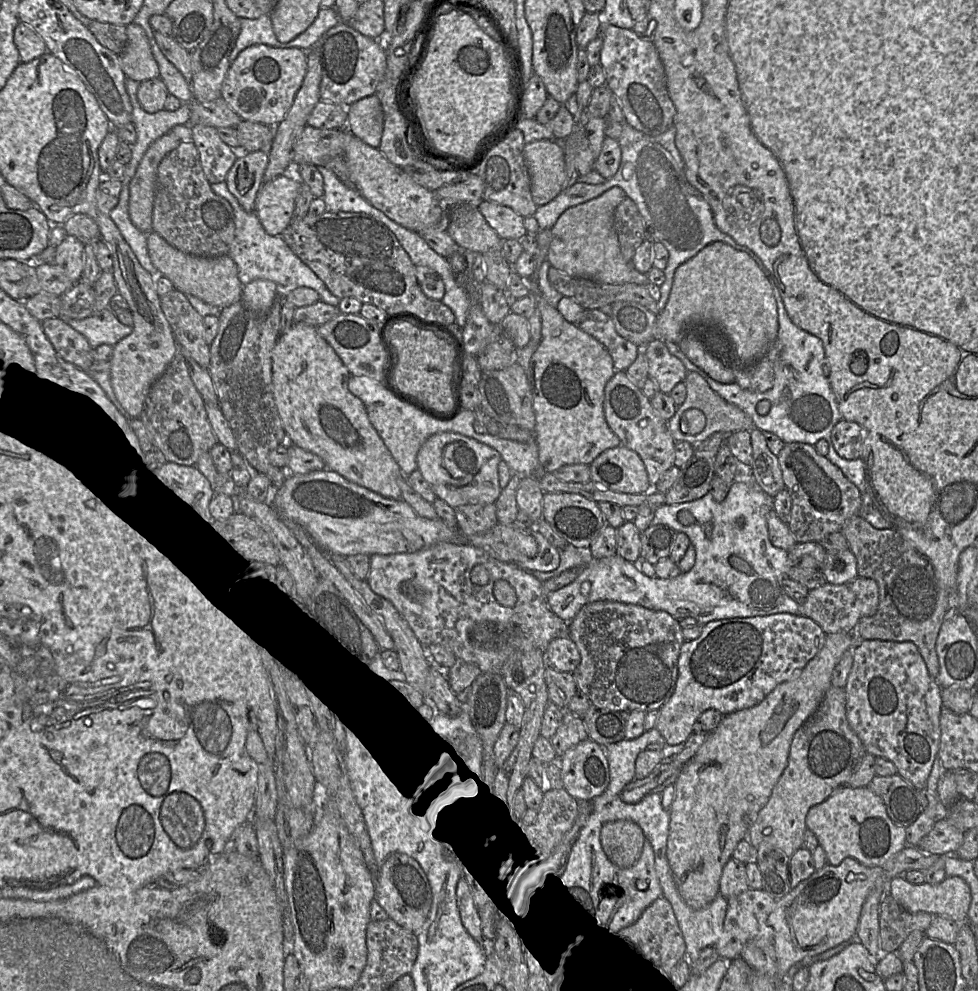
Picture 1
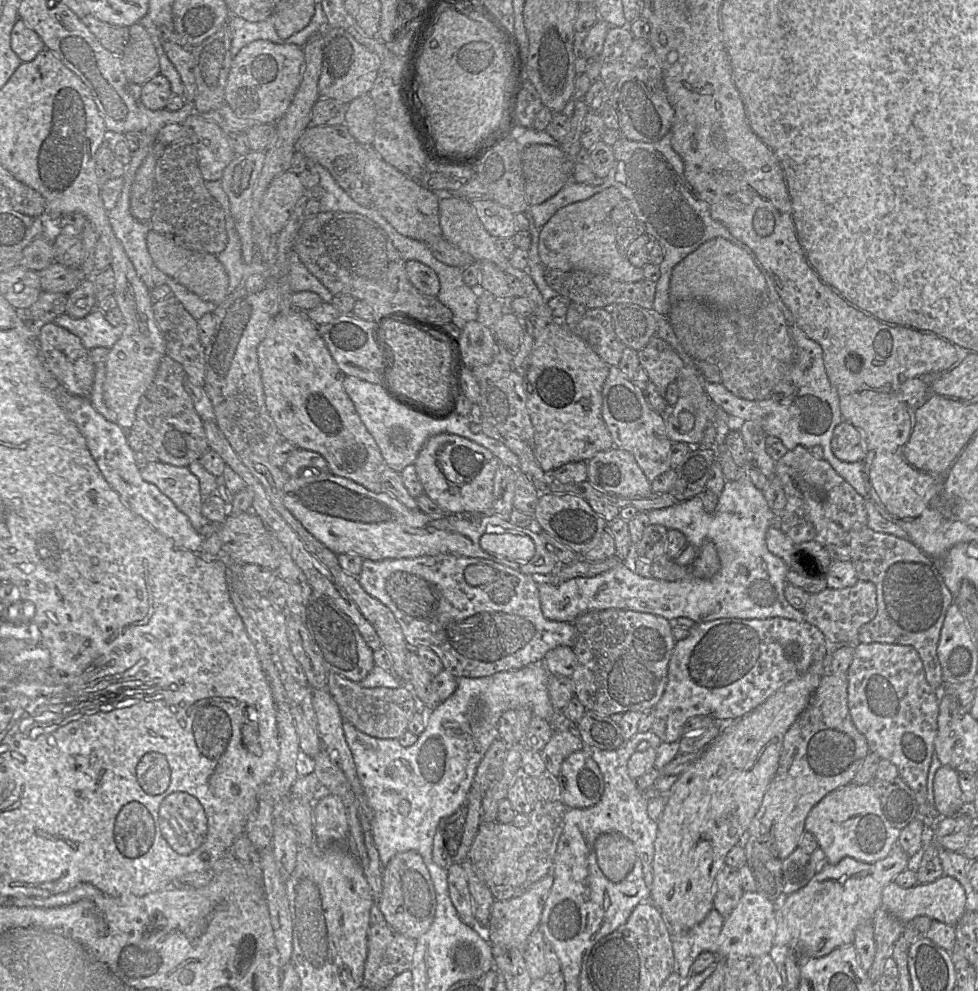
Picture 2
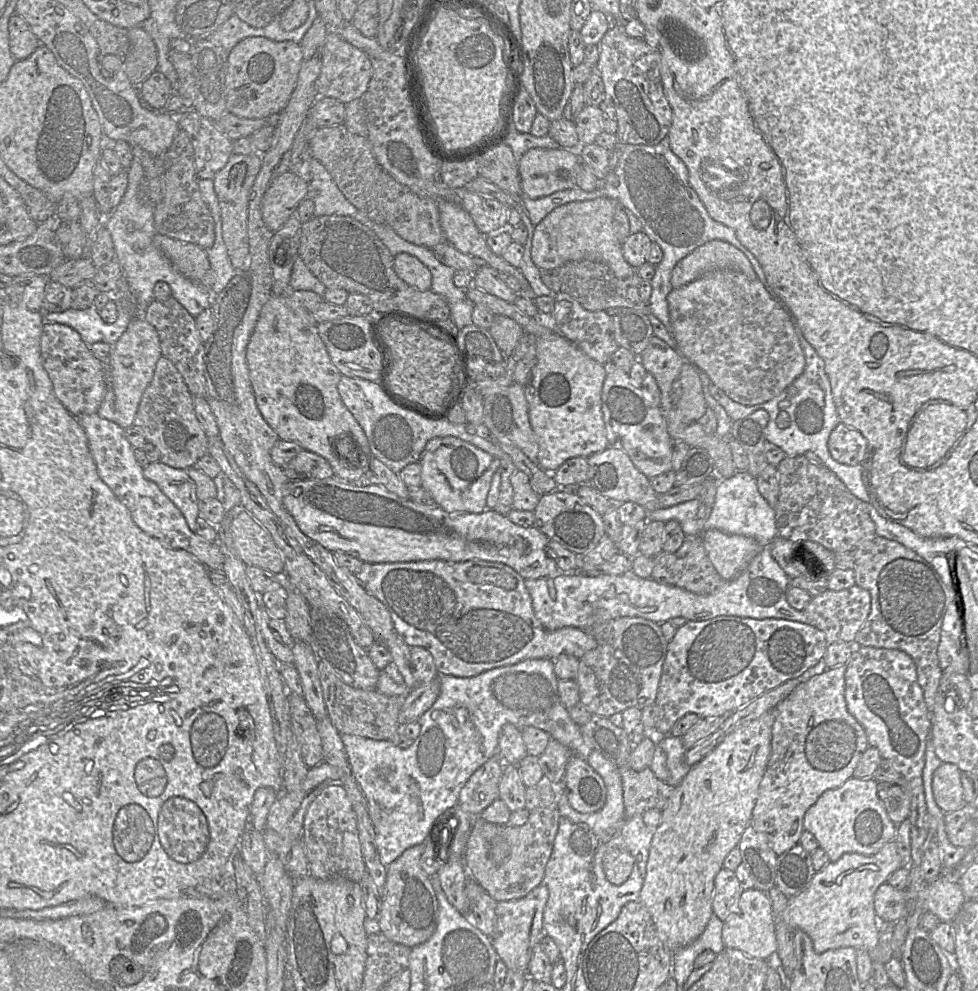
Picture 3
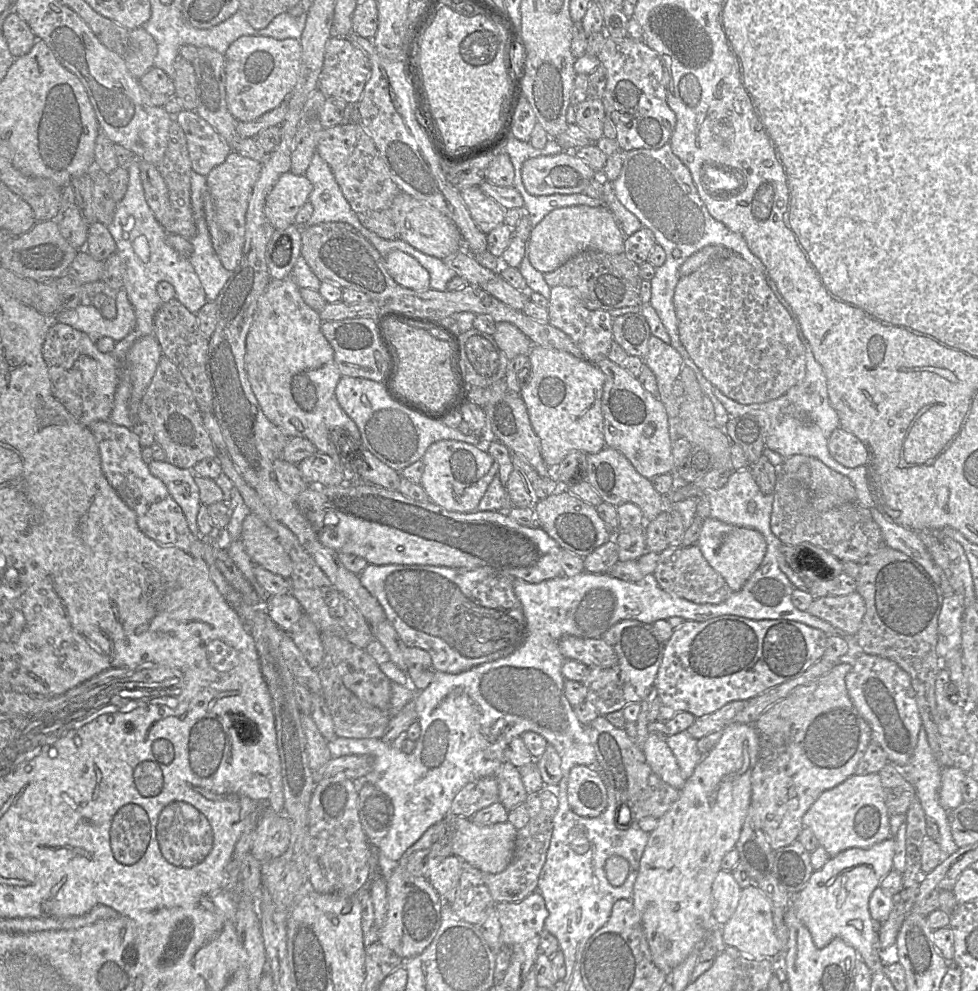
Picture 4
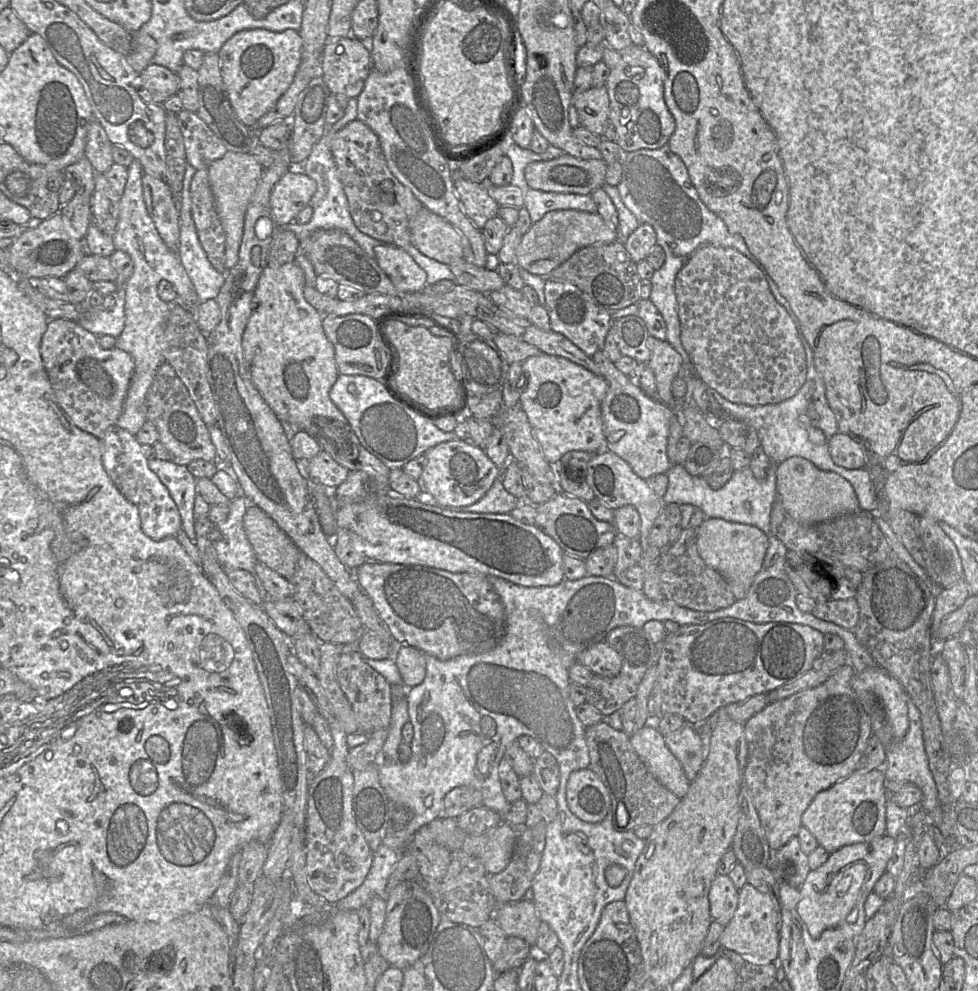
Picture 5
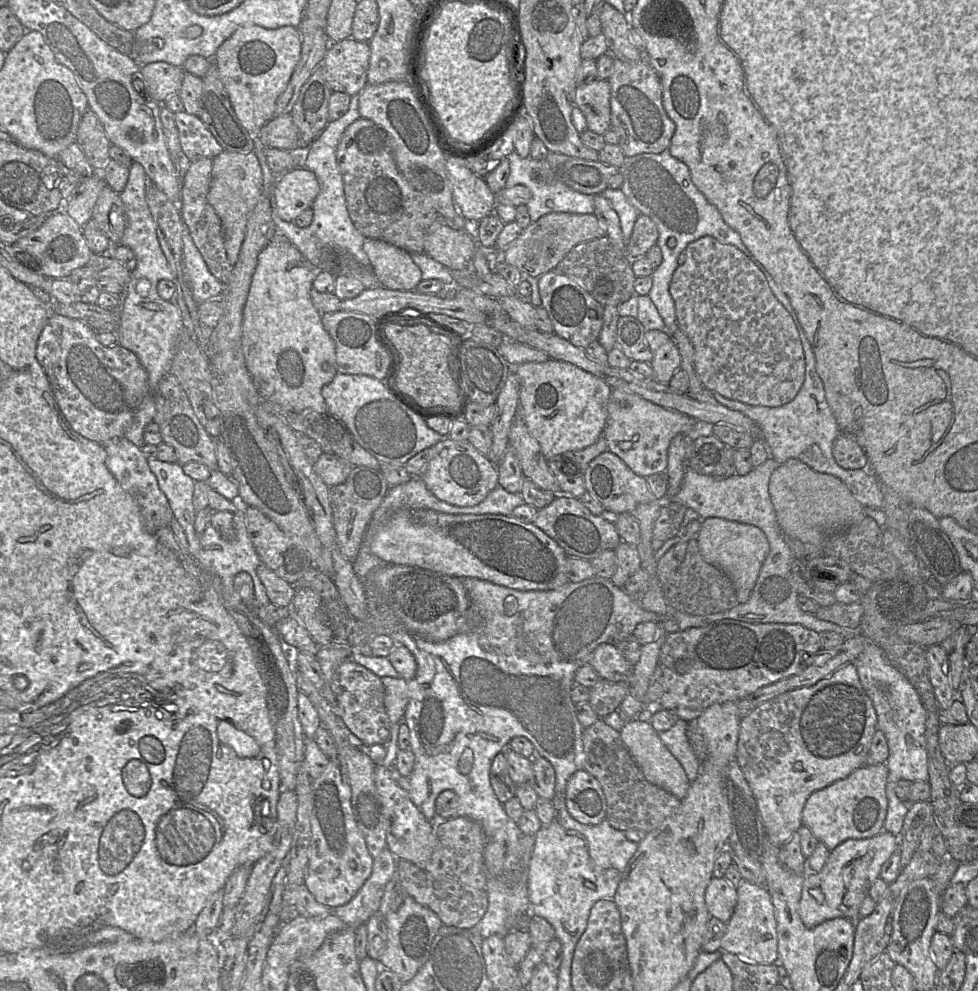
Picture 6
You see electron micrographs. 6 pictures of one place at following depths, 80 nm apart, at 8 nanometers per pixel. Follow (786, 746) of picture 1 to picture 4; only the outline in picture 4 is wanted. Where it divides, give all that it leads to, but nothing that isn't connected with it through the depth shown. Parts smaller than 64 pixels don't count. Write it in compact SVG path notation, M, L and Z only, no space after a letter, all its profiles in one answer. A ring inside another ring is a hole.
M730 723L722 731L722 736L716 745L698 762L693 774L686 779L683 788L679 792L679 798L670 809L658 819L657 827L649 833L649 840L639 862L637 877L633 886L631 901L640 914L642 926L649 949L655 965L665 974L671 972L682 963L687 956L697 948L705 939L713 922L712 917L712 884L717 873L721 870L721 861L725 854L734 849L739 839L740 832L751 805L751 774L756 765L759 753L759 740L753 724Z

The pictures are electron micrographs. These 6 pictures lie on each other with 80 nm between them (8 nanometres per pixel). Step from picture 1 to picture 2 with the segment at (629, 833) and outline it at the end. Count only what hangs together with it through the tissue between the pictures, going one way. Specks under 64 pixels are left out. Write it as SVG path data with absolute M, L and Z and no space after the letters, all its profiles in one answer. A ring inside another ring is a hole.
M620 833L601 834L595 842L597 863L613 883L622 881L637 859L634 844Z

